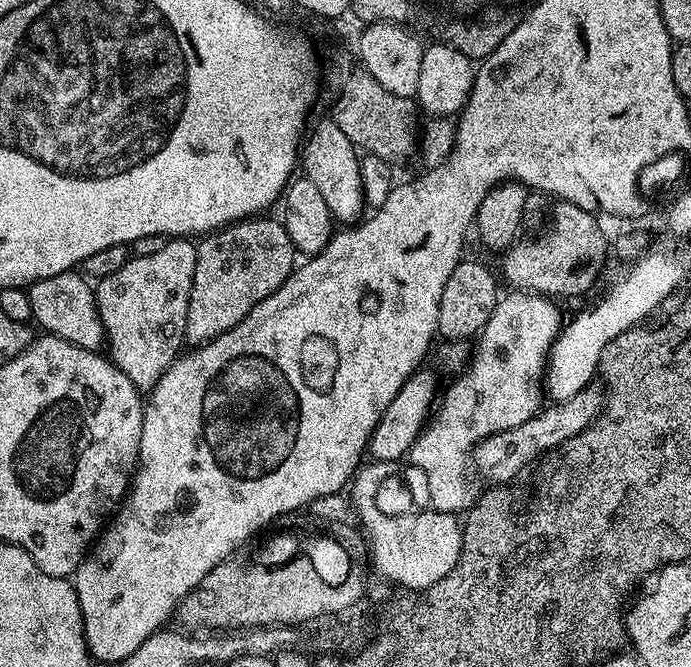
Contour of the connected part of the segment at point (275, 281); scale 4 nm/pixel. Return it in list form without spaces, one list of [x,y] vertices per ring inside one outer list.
[[[249,218],[209,232],[196,244],[194,282],[190,290],[184,339],[189,345],[208,344],[226,334],[256,304],[266,299],[298,264],[298,253],[279,219]]]

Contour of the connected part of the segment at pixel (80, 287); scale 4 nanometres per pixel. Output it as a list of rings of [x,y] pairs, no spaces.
[[[79,271],[54,274],[54,278],[42,278],[29,284],[26,291],[30,298],[32,320],[40,323],[47,335],[93,350],[105,343],[104,327],[96,309],[96,293],[93,285]]]

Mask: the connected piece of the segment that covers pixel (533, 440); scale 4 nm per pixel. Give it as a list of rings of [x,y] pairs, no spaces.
[[[596,382],[586,385],[581,392],[571,396],[569,400],[561,400],[559,402],[549,403],[549,408],[545,407],[539,414],[532,416],[528,421],[523,422],[514,429],[502,430],[501,433],[495,433],[490,437],[486,437],[481,441],[474,451],[474,468],[475,471],[481,472],[488,480],[497,480],[497,485],[508,486],[512,479],[531,462],[535,456],[543,457],[545,454],[551,453],[553,450],[566,443],[570,438],[574,438],[586,430],[593,424],[595,420],[599,420],[603,407],[606,403],[606,394],[603,387]]]

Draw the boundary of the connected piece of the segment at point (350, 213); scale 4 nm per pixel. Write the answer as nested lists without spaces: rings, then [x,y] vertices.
[[[325,116],[307,129],[301,147],[300,168],[310,182],[314,182],[325,199],[333,219],[340,224],[350,226],[359,221],[365,209],[364,187],[360,174],[361,157],[346,134],[338,128],[336,121]]]

